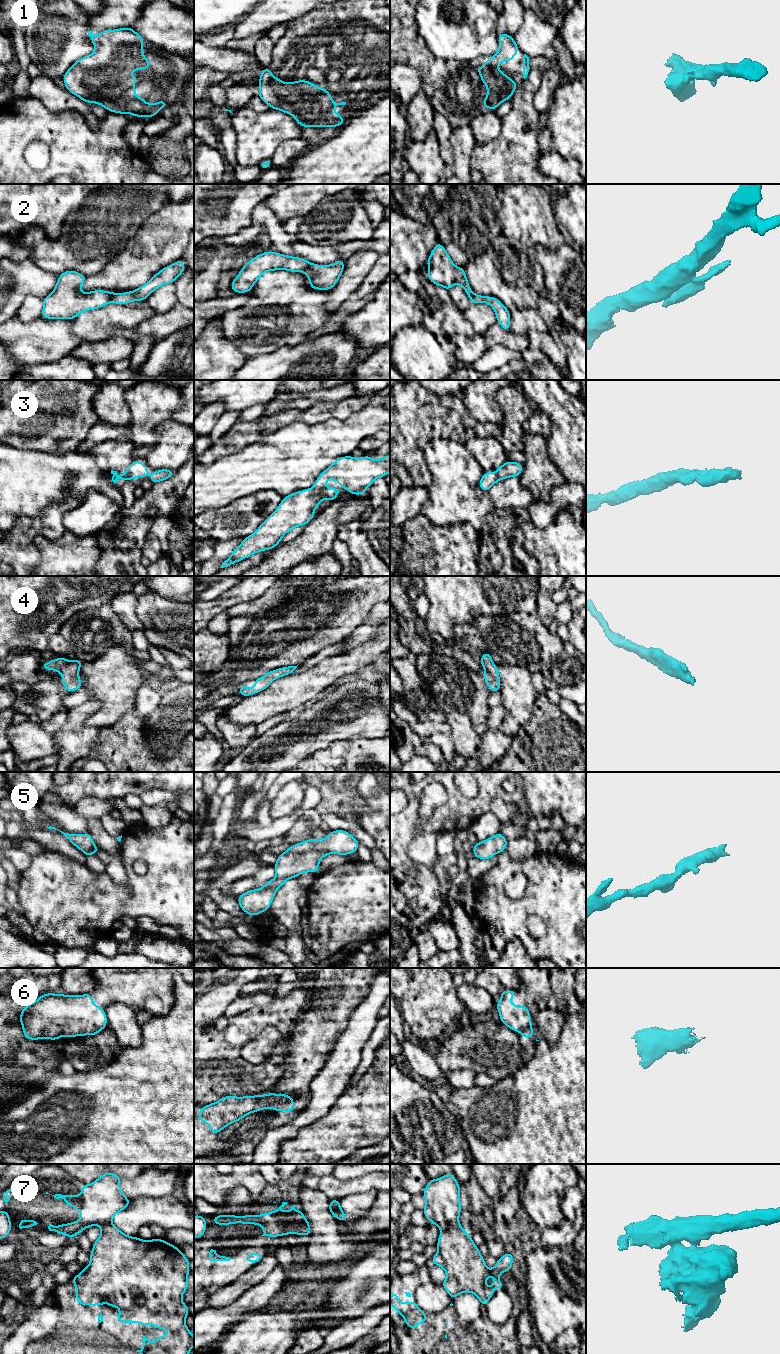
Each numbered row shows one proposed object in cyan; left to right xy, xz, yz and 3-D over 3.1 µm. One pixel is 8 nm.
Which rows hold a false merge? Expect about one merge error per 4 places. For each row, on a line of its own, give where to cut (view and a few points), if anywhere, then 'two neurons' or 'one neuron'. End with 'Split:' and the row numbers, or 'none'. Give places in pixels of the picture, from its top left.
1: no cut | one neuron
2: xz (310, 263), (303, 271) | two neurons
3: no cut | one neuron
4: no cut | one neuron
5: no cut | one neuron
6: xz (292, 1098), (277, 1104), (273, 1108) | two neurons
7: yz (459, 1224), (449, 1224), (441, 1230) | two neurons
Split: 2, 6, 7

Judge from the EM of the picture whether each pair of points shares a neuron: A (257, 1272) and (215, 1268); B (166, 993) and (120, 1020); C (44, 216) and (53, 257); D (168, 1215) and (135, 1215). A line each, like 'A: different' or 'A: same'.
A: different
B: different
C: different
D: same

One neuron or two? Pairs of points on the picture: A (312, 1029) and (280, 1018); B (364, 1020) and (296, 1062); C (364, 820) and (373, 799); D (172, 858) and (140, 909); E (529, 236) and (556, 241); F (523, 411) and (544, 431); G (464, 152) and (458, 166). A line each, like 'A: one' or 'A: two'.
A: two
B: two
C: one
D: one
E: one
F: two
G: one

